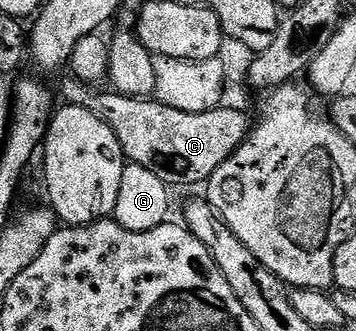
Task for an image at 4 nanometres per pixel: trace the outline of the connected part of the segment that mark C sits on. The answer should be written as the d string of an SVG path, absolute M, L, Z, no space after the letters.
M68 79L61 84L62 101L65 104L83 106L87 110L91 110L91 114L103 118L103 122L107 122L107 126L111 126L111 130L115 130L115 138L119 138L126 161L151 170L151 174L156 174L164 184L170 186L176 186L176 184L204 185L211 178L211 174L215 174L215 170L219 170L219 166L223 166L223 162L227 162L227 158L231 158L231 154L235 154L235 150L239 150L239 146L249 137L251 131L251 120L248 120L237 108L222 106L206 112L184 112L162 104L156 98L124 96L116 90L97 92L101 90L94 90L90 85L84 84L82 80Z

